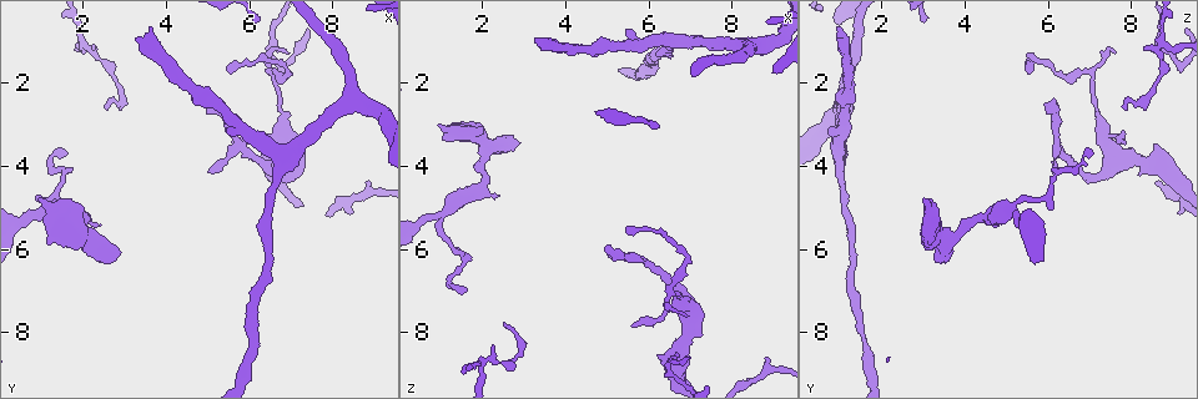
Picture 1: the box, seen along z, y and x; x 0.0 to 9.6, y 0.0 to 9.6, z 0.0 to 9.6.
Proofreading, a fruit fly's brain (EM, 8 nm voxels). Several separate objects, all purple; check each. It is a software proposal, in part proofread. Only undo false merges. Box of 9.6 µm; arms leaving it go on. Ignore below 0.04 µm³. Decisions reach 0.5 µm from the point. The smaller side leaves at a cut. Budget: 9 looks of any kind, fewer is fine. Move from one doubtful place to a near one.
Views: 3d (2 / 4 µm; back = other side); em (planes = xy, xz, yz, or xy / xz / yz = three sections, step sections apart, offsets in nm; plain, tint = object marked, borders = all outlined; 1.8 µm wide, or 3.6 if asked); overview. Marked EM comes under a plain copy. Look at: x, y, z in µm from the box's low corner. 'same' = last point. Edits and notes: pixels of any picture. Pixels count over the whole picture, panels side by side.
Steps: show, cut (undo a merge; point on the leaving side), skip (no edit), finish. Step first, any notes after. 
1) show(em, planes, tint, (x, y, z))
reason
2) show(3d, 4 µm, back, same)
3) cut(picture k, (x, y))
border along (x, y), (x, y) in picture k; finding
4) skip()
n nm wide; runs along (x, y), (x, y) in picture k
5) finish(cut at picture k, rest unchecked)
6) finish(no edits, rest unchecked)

show(em, planes, tint, (6.90, 3.75, 1.00))
two arms in line, one across

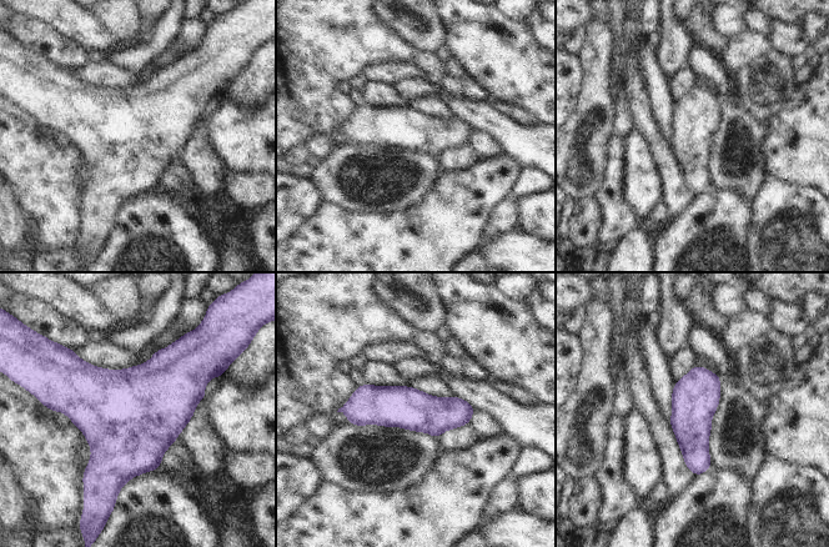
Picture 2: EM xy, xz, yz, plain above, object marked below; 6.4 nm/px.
skip()
runs along (345, 409), (471, 410) in picture 2; one cell here

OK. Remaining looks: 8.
show(em, xy, step 4, borders, (8.70, 2.55, 1.05))
three-way junction

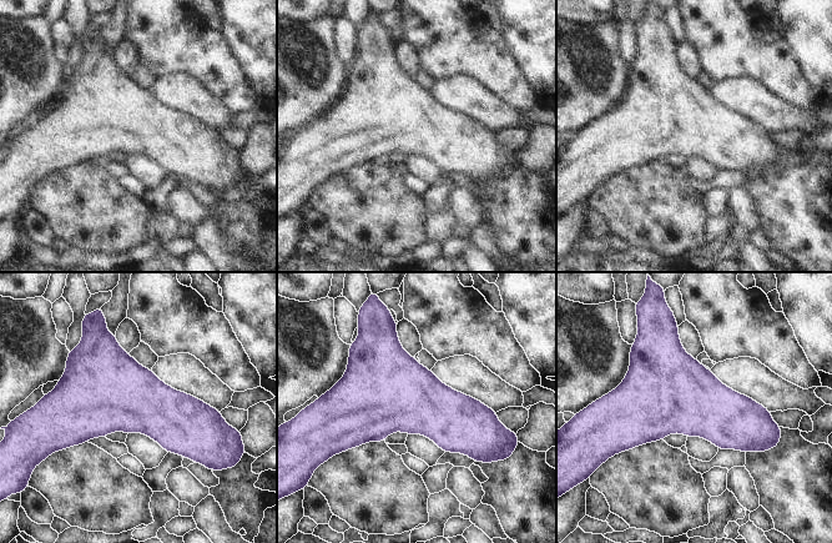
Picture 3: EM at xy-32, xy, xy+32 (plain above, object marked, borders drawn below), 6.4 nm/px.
skip()
460 nm wide; continuous, no second cell

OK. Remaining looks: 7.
show(em, xy, step 8, tint, (6.45, 1.75, 7.00))
abrupt turn

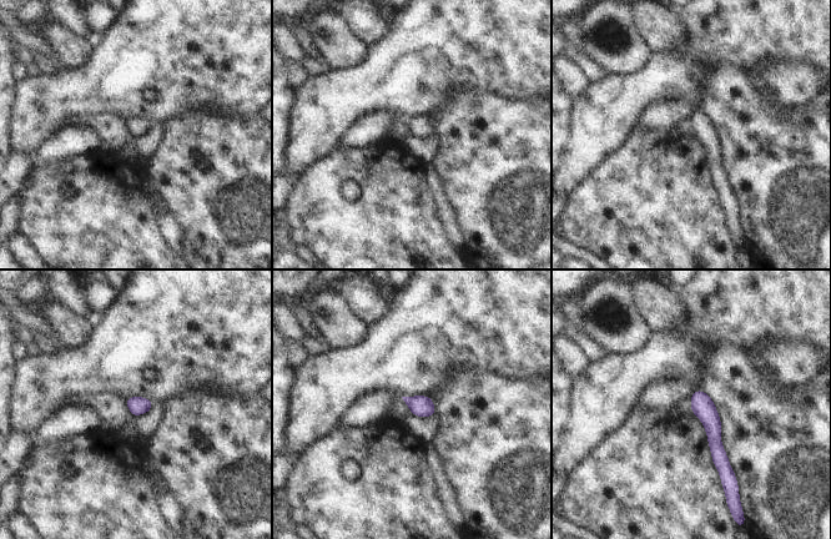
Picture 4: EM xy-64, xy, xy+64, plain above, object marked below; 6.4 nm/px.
show(em, planes, tint, same)
cut it another way

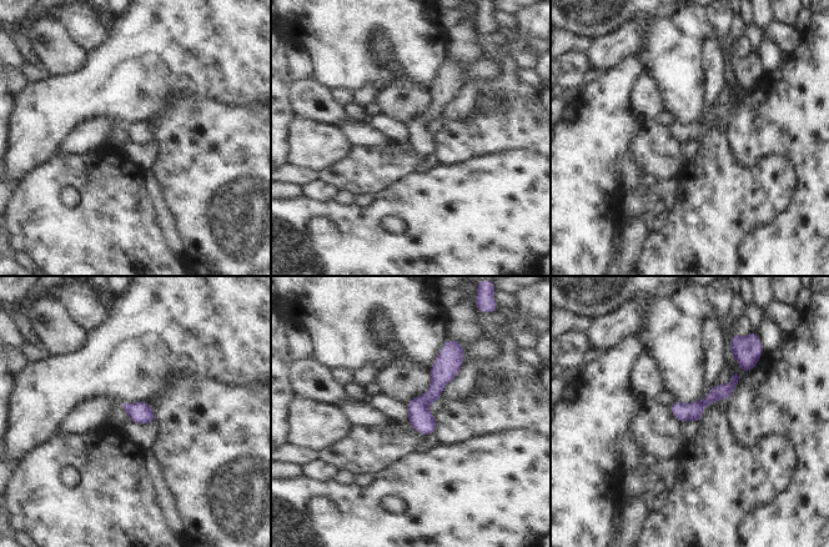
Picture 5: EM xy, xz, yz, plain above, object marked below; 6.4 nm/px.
skip()
120 nm wide; runs along (450, 352), (423, 402), (425, 431) in picture 5; all the same cell

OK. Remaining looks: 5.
show(3d, 2 µm, (1.00, 5.05, 5.05))
abrupt turn

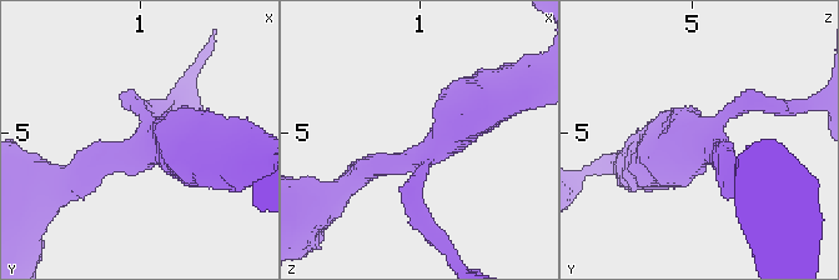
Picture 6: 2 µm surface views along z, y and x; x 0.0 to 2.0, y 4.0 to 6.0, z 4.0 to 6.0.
show(em, yz, step 16, tint, (1.08, 5.10, 5.12))

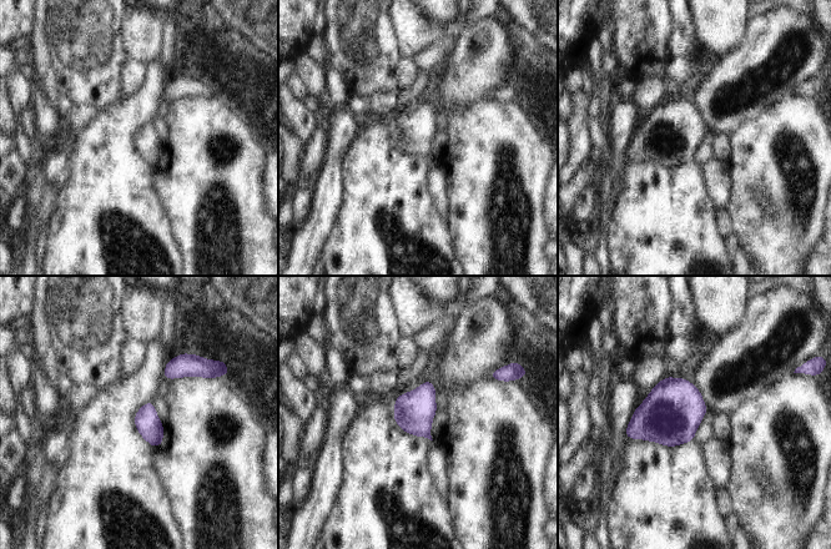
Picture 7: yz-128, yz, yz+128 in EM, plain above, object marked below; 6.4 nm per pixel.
show(em, planes, tint, same)
another direction

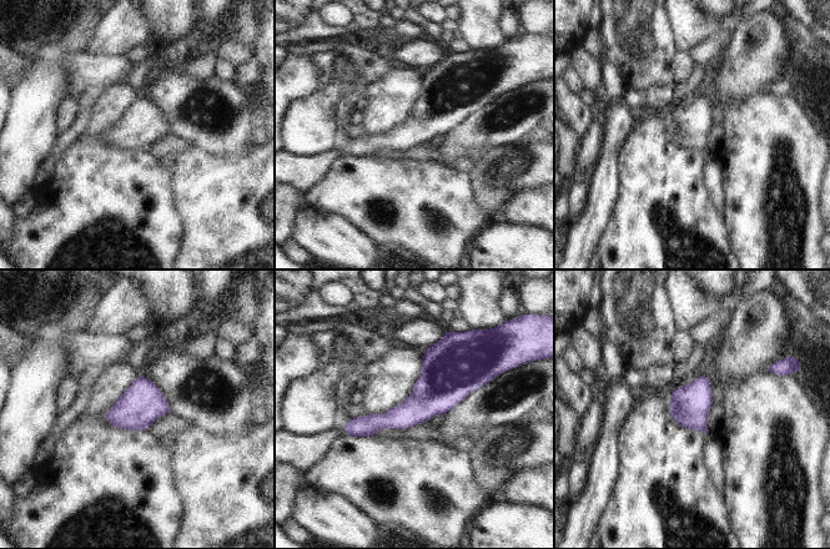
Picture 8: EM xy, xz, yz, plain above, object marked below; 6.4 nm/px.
skip()
continuous, no second cell

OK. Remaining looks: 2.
finish(no edits, rest unchecked)

